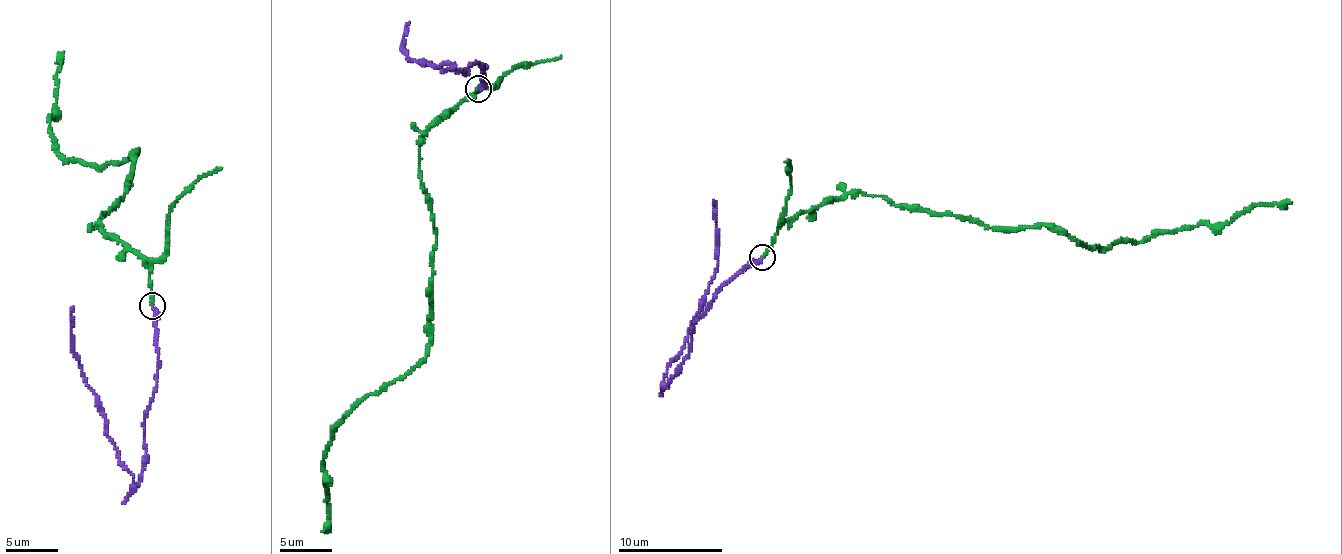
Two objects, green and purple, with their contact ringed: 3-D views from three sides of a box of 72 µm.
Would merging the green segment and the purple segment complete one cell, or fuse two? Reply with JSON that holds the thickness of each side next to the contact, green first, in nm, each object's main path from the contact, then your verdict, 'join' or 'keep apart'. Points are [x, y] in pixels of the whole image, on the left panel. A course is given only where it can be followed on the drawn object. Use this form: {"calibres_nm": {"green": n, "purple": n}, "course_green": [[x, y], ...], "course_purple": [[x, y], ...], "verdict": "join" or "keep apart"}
{"calibres_nm": {"green": 150, "purple": 150}, "course_green": [[153, 305], [150, 263], [100, 226], [130, 183], [137, 153], [99, 166], [64, 159], [49, 126], [58, 54]], "course_purple": [[153, 304], [156, 390], [147, 406], [145, 461], [136, 484], [81, 370], [71, 333], [73, 306]], "verdict": "join"}

